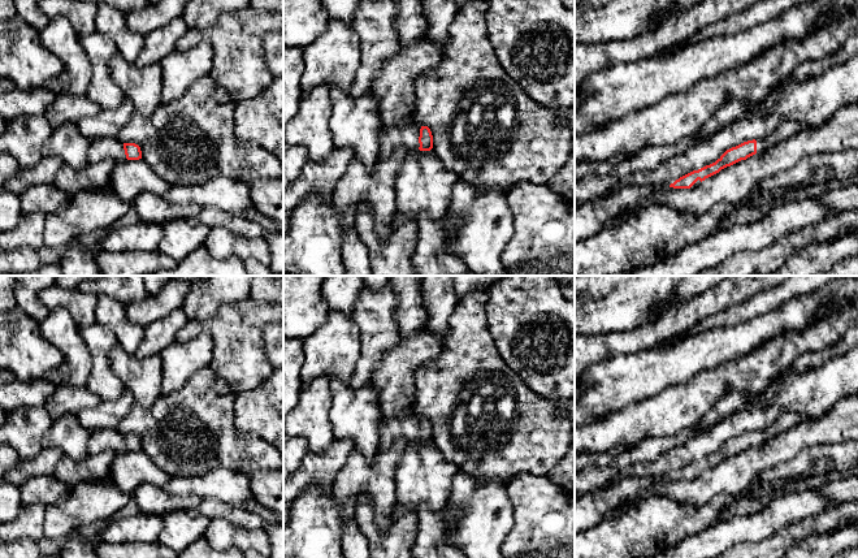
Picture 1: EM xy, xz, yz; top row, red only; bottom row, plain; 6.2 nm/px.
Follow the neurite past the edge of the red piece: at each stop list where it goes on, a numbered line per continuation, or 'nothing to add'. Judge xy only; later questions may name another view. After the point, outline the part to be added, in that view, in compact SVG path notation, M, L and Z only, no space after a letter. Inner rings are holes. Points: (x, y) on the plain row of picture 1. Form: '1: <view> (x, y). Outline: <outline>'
1: xy (100, 440). Outline: M99 429L91 432L87 442L87 454L96 455L104 450L113 450L116 453L127 451L124 434L117 429Z

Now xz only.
1: xz (406, 425). Outline: M412 407L404 410L399 416L382 419L378 425L378 450L386 451L398 438L404 438L407 445L417 444L420 434L420 420Z

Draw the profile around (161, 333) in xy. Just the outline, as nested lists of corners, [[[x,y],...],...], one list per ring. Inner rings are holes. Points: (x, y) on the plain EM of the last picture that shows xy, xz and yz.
[[[181,308],[169,312],[166,316],[151,323],[144,328],[142,342],[134,356],[143,359],[160,352],[176,342],[177,333],[188,323]]]

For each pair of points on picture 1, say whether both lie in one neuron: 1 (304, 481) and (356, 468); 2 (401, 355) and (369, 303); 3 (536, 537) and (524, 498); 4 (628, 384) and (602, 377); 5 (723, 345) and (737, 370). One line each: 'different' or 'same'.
1: different
2: different
3: same
4: same
5: different

